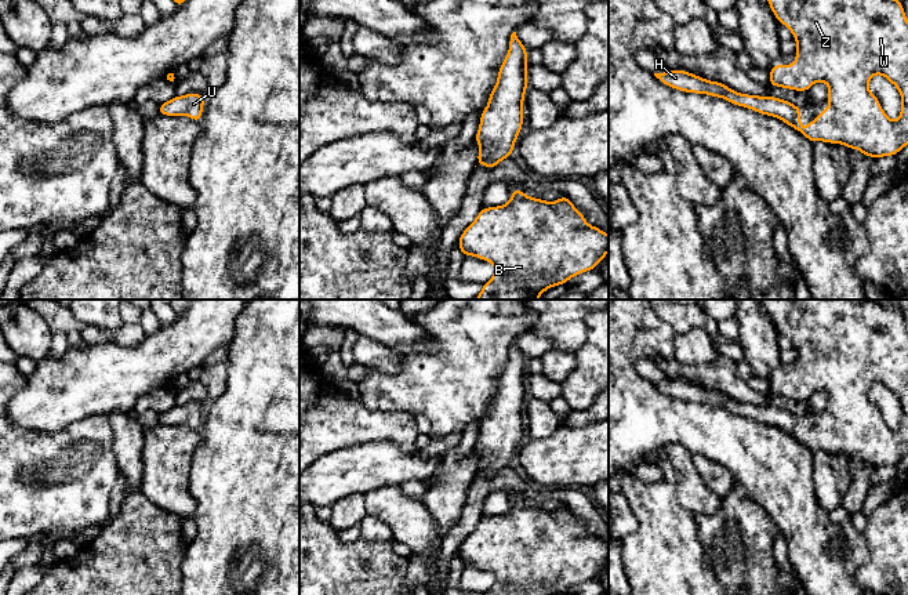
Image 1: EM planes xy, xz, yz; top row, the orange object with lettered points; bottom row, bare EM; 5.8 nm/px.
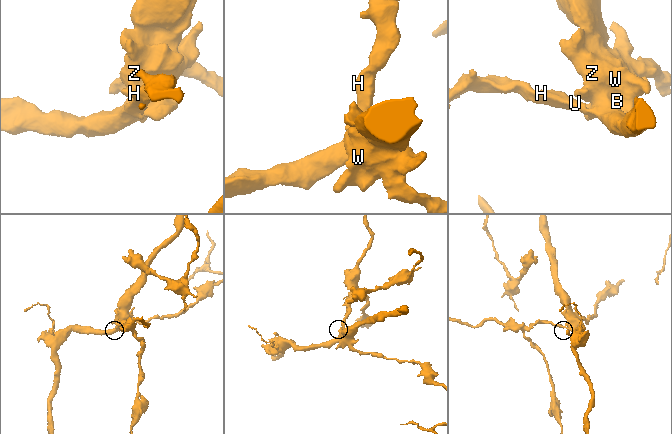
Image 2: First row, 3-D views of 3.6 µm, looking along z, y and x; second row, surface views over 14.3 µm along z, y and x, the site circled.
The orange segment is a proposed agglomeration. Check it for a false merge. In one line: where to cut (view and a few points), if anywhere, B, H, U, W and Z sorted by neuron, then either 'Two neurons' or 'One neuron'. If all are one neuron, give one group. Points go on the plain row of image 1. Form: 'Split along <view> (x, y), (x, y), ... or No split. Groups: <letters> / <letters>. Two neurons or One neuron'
No split. Groups: B H U W Z. One neuron

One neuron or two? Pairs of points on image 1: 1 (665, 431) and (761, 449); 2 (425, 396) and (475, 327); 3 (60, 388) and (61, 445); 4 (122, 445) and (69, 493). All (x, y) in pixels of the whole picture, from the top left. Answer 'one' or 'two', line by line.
1: one
2: one
3: two
4: two

